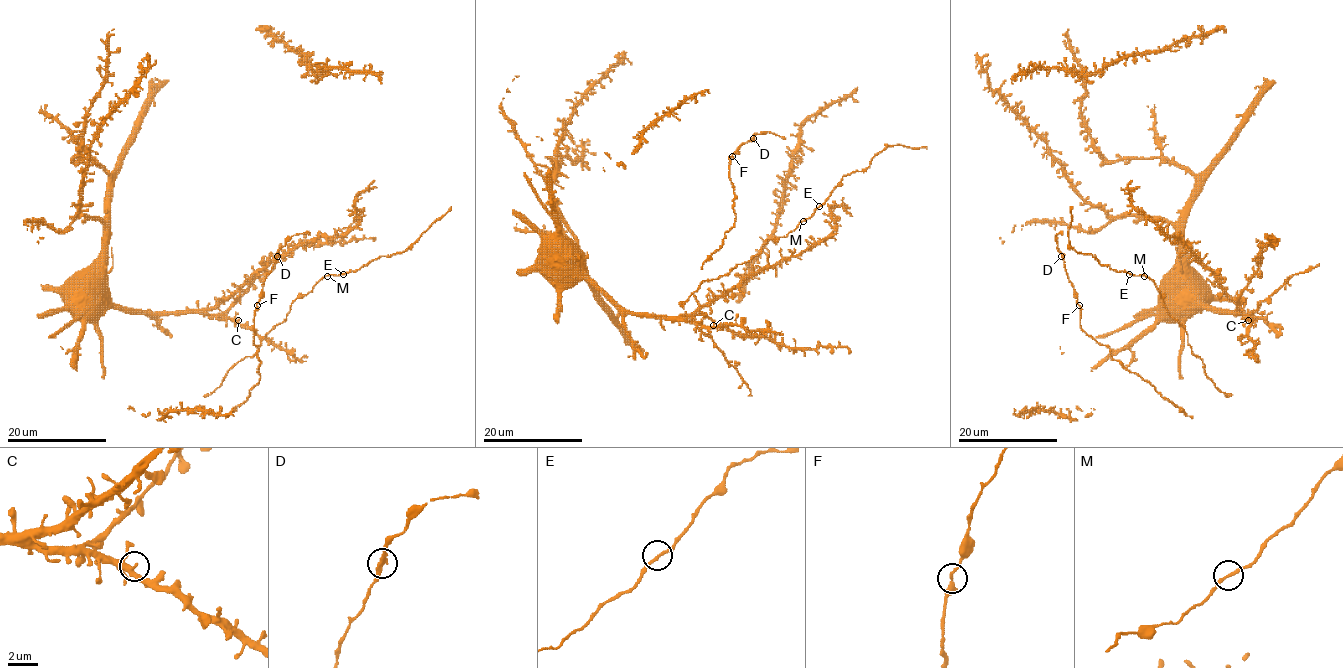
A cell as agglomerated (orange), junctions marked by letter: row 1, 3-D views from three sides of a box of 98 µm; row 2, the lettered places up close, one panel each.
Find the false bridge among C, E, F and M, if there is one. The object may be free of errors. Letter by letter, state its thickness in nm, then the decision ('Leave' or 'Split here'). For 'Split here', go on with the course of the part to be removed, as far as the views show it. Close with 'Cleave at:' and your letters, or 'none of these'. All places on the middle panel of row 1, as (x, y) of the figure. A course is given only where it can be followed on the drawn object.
C: Thickness 280 nm. Leave
E: Thickness 180 nm. Leave
F: Thickness 240 nm. Leave
M: Thickness 190 nm. Leave
Cleave at: none of these

